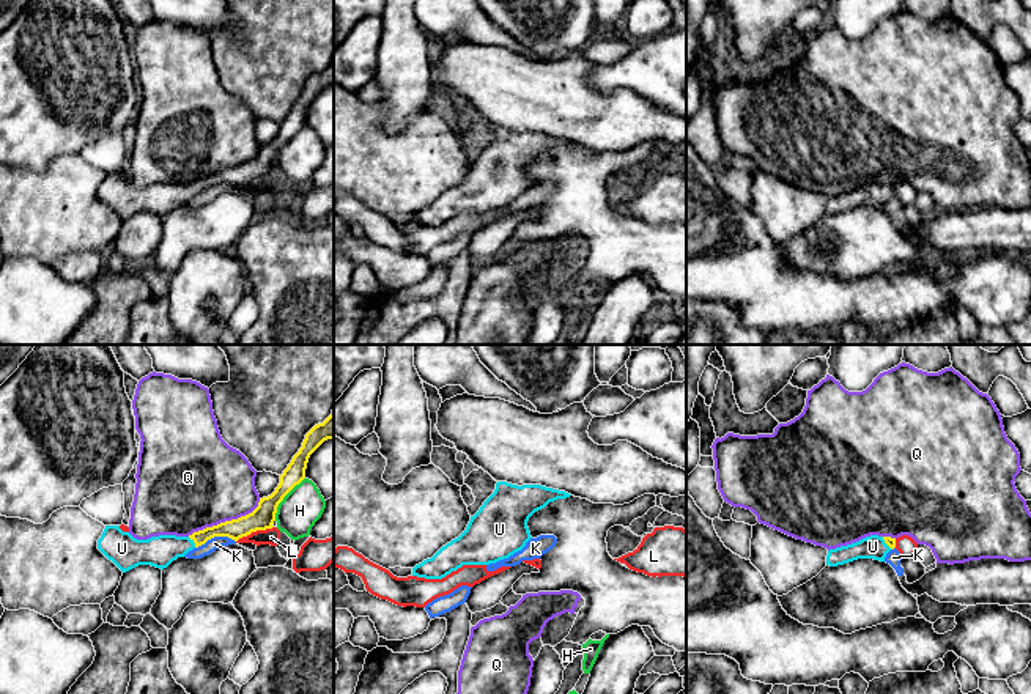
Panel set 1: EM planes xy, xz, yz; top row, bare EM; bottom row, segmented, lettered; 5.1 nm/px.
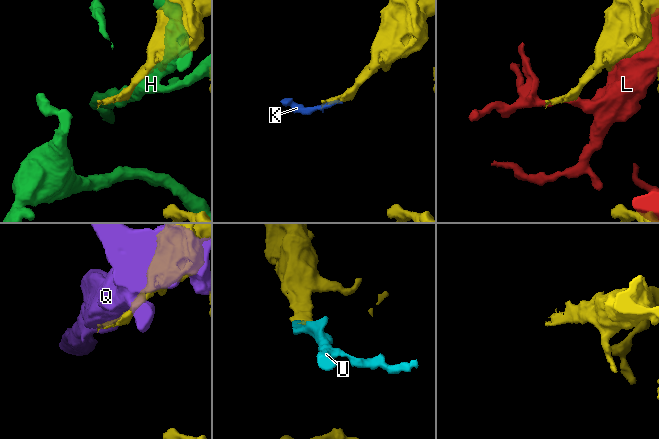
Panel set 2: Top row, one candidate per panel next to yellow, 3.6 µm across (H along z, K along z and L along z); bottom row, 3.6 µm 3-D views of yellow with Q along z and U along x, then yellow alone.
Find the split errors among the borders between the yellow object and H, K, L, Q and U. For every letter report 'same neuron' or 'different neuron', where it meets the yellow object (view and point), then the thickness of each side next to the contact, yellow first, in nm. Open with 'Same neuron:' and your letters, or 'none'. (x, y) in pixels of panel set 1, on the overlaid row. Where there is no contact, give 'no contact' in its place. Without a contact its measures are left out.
Same neuron: U
H: different neuron | xy (282, 499) | 120/200 nm
K: different neuron | xy (214, 535) | 110/70 nm
L: different neuron | xy (254, 531) | 120/80 nm
Q: different neuron | xy (225, 521) | 120/480 nm
U: same neuron | xy (194, 542) | 110/160 nm

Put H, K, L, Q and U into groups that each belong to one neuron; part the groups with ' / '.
H / K / L / Q / U

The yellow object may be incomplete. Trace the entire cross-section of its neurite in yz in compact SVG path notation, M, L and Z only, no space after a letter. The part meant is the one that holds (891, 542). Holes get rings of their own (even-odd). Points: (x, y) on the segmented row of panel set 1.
M870 535L856 543L830 549L826 565L837 567L858 559L885 562L886 554L896 548L896 538Z

